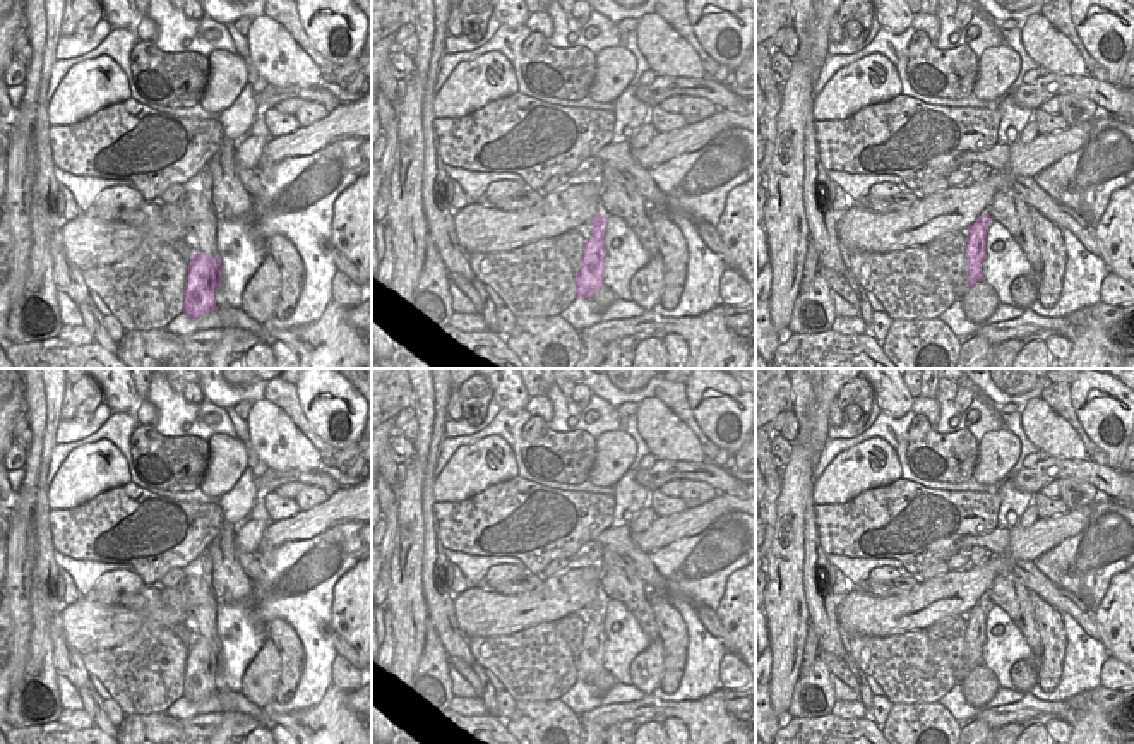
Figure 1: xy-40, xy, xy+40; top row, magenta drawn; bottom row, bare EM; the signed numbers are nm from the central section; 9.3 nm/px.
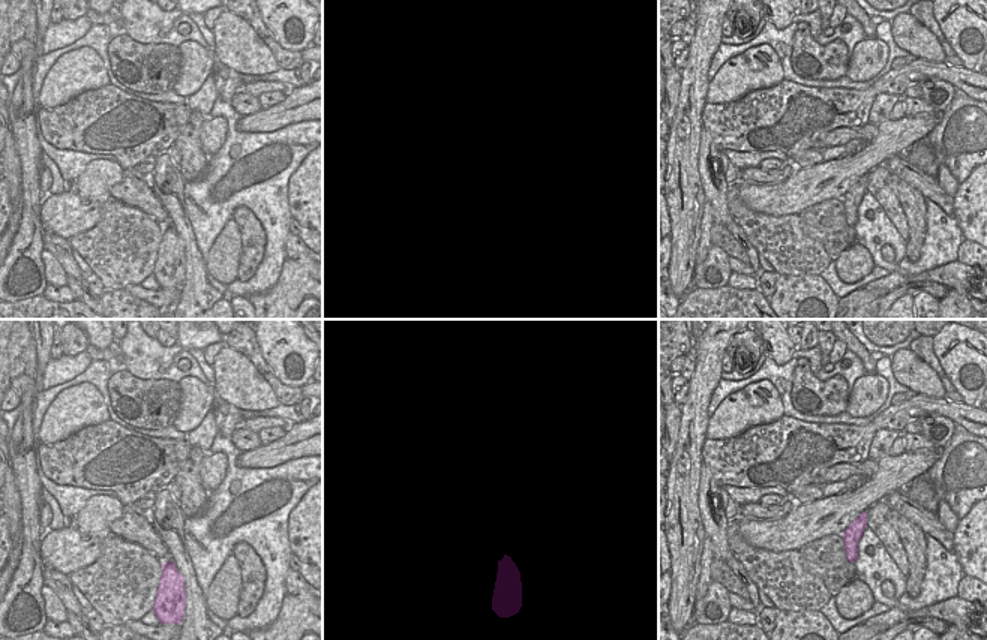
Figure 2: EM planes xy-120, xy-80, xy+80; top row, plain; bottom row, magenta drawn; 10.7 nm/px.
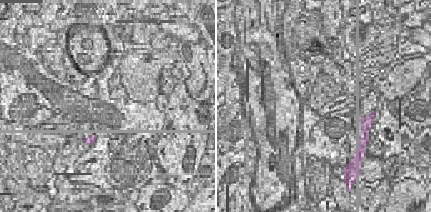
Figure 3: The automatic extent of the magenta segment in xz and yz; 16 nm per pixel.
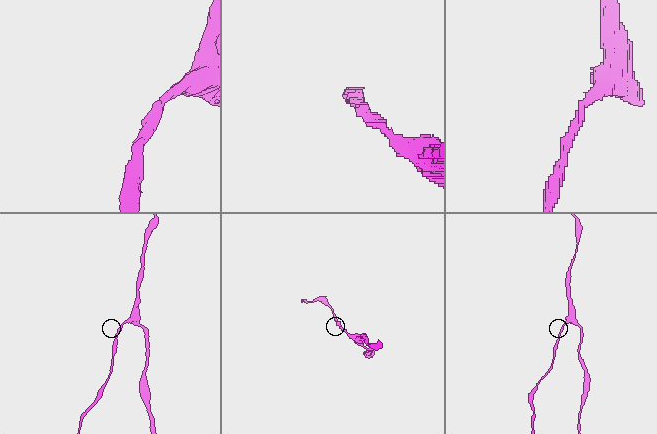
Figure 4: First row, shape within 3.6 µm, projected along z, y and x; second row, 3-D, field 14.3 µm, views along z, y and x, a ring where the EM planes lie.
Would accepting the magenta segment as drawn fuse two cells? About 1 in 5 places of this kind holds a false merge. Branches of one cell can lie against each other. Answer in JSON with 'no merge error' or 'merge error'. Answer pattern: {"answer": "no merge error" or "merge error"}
{"answer": "no merge error"}

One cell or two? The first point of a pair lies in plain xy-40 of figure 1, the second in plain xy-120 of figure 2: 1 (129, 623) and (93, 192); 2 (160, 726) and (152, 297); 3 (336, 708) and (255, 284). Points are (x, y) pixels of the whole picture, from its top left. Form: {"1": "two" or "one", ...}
{"1": "two", "2": "two", "3": "two"}

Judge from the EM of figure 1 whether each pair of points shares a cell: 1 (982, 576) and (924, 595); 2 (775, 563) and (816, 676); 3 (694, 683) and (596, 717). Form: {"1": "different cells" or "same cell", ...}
{"1": "same cell", "2": "different cells", "3": "different cells"}

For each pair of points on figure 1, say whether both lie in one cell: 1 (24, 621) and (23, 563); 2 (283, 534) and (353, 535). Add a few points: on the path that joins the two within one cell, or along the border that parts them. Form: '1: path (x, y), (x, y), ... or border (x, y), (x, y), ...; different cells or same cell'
1: path (19, 607), (19, 576); same cell
2: border (353, 520), (280, 546); different cells

